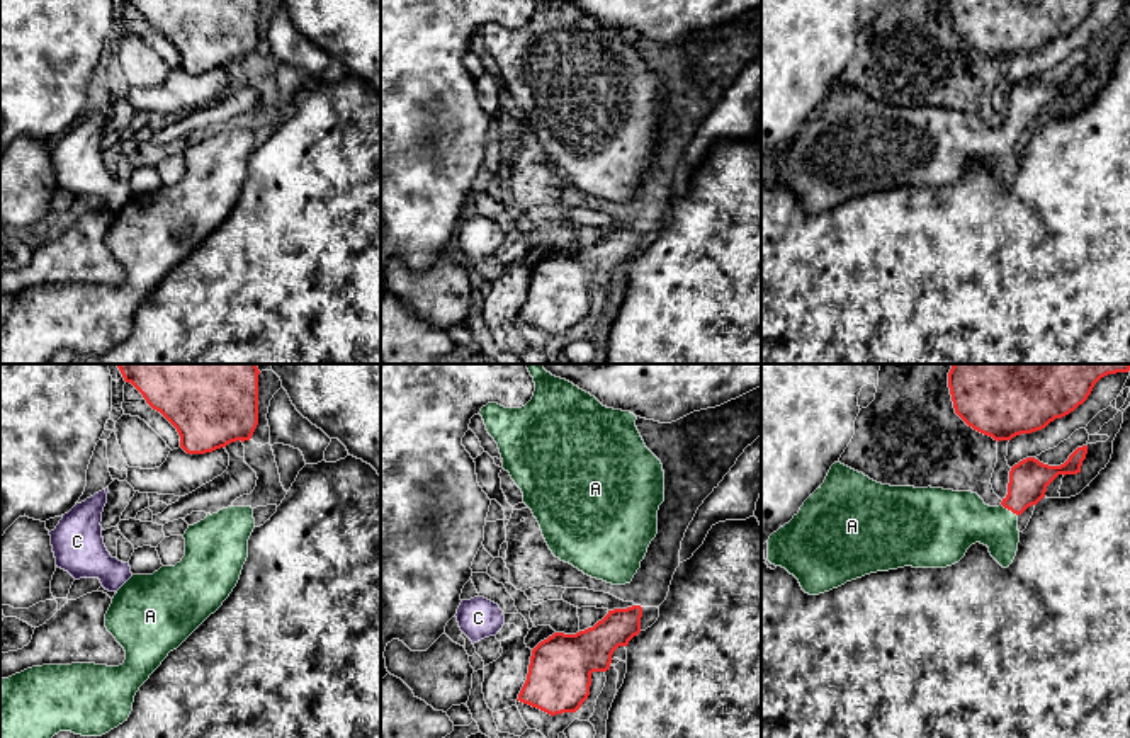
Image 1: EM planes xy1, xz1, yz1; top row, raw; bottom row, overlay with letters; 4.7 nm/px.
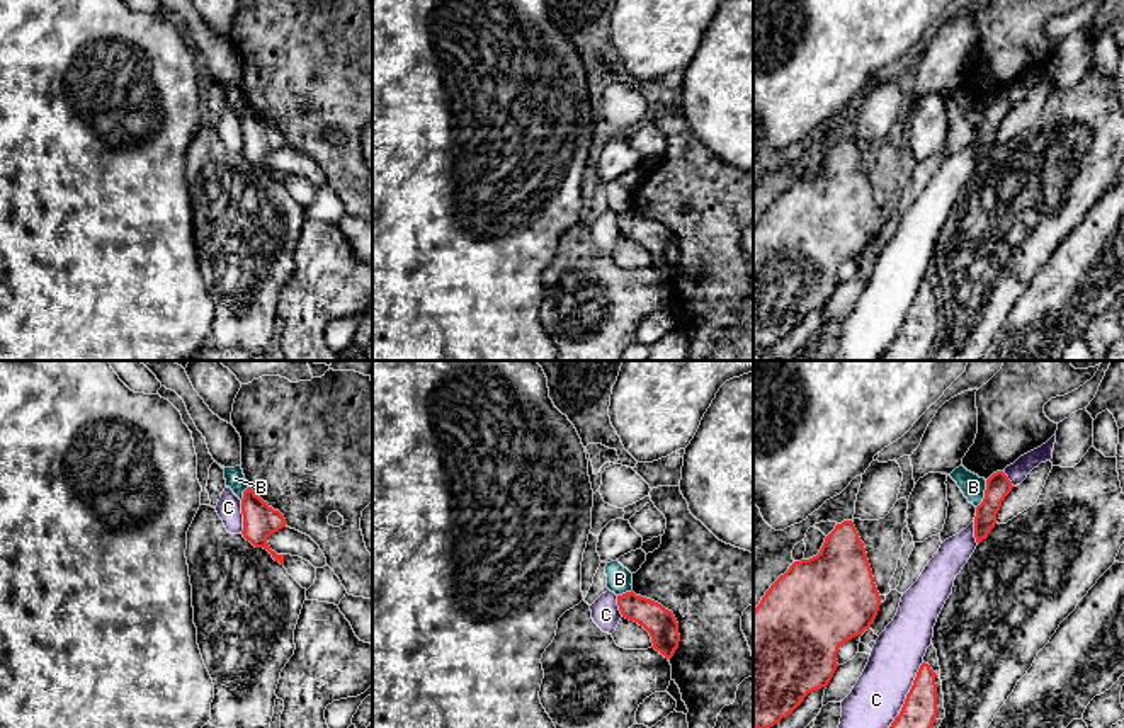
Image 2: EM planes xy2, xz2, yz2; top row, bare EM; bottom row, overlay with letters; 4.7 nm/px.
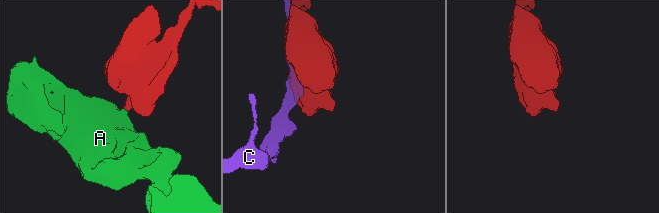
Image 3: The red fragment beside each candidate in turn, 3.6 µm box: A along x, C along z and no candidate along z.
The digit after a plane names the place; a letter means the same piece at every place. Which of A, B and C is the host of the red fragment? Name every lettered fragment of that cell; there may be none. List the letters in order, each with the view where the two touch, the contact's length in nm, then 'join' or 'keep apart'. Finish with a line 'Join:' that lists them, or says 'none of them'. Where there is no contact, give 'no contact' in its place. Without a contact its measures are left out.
A: yz1 | 100 nm | join
B: yz2 | 140 nm | keep apart
C: yz2 | 360 nm | keep apart
Join: A

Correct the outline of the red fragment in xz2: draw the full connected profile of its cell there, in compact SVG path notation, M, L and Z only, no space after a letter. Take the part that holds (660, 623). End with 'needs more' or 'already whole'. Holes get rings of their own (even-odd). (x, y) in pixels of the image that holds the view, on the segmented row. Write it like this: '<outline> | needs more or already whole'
M633 590L617 595L617 606L622 617L638 623L650 633L651 648L668 660L673 657L678 648L680 634L678 623L672 611L651 599L636 595Z | already whole

